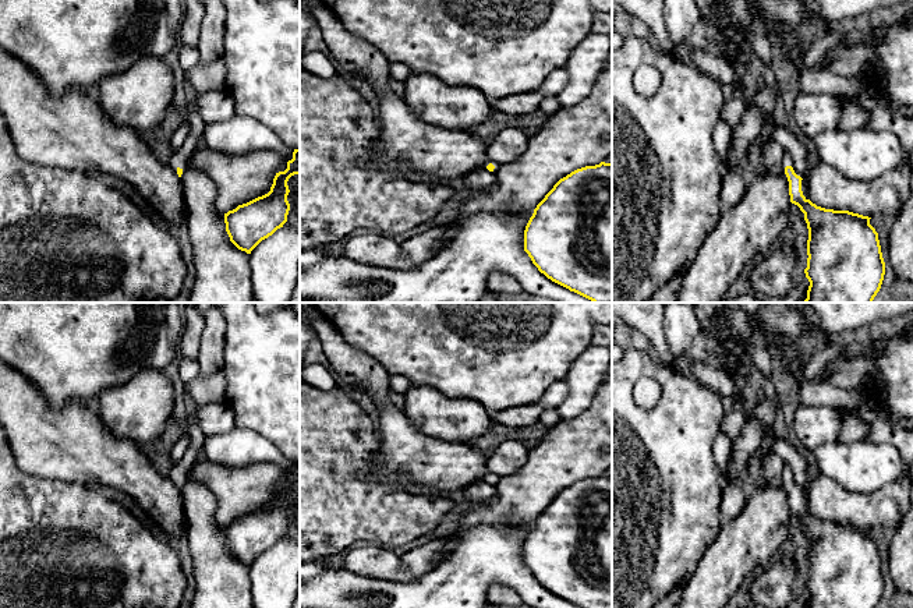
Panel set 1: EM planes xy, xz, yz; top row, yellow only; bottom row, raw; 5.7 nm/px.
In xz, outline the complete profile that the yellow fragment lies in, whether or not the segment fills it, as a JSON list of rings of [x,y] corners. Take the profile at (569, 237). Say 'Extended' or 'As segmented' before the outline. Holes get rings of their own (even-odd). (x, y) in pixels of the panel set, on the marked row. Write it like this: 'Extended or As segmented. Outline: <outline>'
As segmented. Outline: [[[612,163],[585,166],[560,178],[530,218],[524,251],[552,282],[592,303],[612,303]]]

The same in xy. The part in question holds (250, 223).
As segmented. Outline: [[[294,149],[287,169],[276,173],[268,194],[224,213],[226,231],[238,250],[251,254],[262,240],[287,222],[290,211],[287,181],[294,174],[300,174],[300,149]]]

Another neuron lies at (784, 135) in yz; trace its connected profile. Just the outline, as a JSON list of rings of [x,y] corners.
[[[774,126],[774,139],[790,153],[795,173],[801,178],[806,177],[808,173],[806,146],[788,127]]]

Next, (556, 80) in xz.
[[[559,67],[548,74],[541,85],[541,92],[544,98],[558,96],[558,93],[567,84],[567,71],[563,67]]]

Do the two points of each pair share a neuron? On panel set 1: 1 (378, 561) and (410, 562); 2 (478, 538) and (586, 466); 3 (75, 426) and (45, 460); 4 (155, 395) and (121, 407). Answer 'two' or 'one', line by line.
1: two
2: two
3: one
4: one

